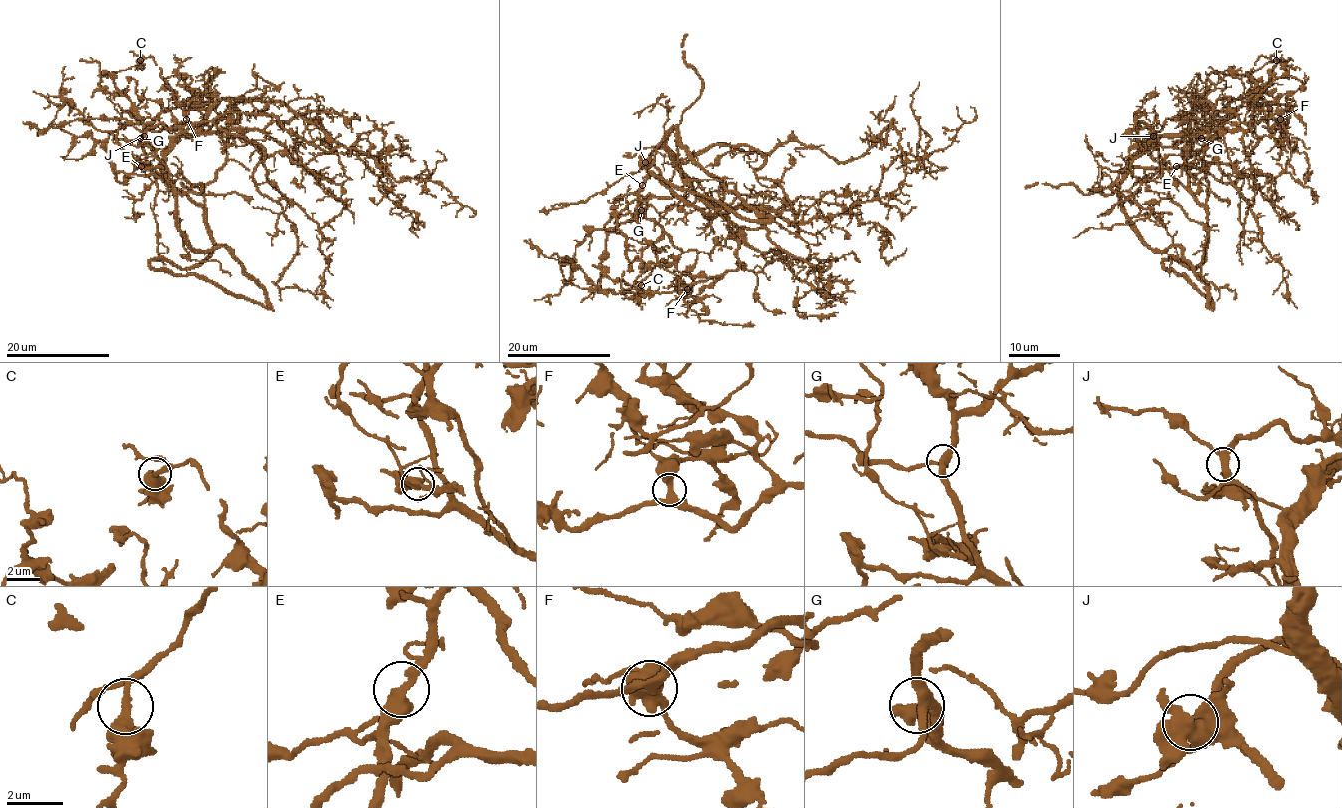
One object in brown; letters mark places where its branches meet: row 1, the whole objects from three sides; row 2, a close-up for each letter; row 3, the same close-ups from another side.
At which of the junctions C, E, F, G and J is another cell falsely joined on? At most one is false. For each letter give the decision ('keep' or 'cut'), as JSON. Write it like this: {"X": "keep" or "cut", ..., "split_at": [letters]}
{"C": "keep", "E": "keep", "F": "keep", "G": "keep", "J": "keep", "split_at": []}

